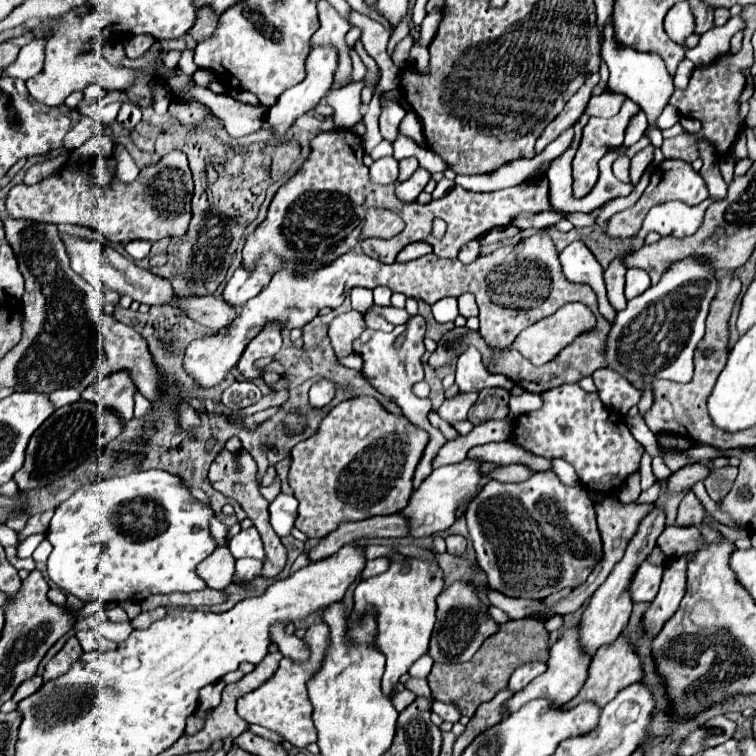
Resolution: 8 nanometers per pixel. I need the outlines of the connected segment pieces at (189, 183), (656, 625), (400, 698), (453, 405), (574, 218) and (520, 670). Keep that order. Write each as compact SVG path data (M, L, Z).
M175 149L161 157L155 165L143 167L133 183L121 183L117 177L107 187L91 183L93 159L77 161L61 167L55 175L45 177L37 185L15 185L7 195L7 211L15 219L31 219L41 223L71 223L91 227L109 243L129 243L135 239L161 241L165 237L183 237L191 221L193 177L183 151Z
M685 555L669 561L663 571L663 583L661 589L651 603L651 607L645 613L645 627L651 635L657 635L661 627L675 615L675 609L679 607L683 595L685 595L685 571L687 571L687 559Z
M405 689L403 691L397 692L392 696L392 703L395 709L400 713L406 709L416 698L416 695Z
M457 393L453 399L445 399L441 403L439 415L449 423L463 421L467 419L467 411L475 401L477 401L477 393Z
M599 208L595 211L586 214L586 213L567 213L567 219L574 225L574 227L587 227L595 224L595 219L599 214Z
M543 661L525 663L525 665L521 665L521 667L517 667L517 669L513 671L513 675L511 675L511 679L509 679L509 687L511 687L513 691L521 691L521 689L527 687L537 675L545 673L545 669L547 669L547 663L543 663Z

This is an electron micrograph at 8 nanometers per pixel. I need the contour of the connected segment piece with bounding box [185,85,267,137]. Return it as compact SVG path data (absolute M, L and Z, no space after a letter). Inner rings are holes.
M199 85L187 89L185 97L209 107L215 113L215 117L219 117L225 123L225 129L231 137L243 137L253 131L259 131L267 117L267 109L263 105L257 107L243 105L231 99L229 95L215 95L207 87L199 87Z

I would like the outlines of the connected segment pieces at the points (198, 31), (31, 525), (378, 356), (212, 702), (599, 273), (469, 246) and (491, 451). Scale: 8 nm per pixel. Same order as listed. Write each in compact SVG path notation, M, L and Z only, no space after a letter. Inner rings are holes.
M201 9L201 11L199 11L199 17L197 17L197 21L195 21L195 25L193 25L193 29L191 29L189 33L191 33L197 41L207 39L207 37L213 35L213 31L215 31L215 27L217 27L217 21L219 21L219 17L217 17L211 9Z
M45 511L45 513L33 515L33 517L27 521L25 529L19 533L19 543L21 543L23 539L27 539L29 535L35 535L35 533L47 533L47 527L49 527L51 517L53 517L53 511Z
M415 315L411 317L411 321L407 325L399 325L395 327L391 333L383 333L383 331L373 331L373 329L367 329L365 333L359 335L359 339L353 341L353 351L357 355L361 355L363 359L363 377L369 379L371 387L375 387L381 395L385 395L389 401L393 401L395 405L401 407L403 415L415 423L417 427L425 429L429 433L429 445L425 449L425 455L415 471L415 479L413 479L413 485L415 489L421 485L423 479L427 479L433 471L431 463L433 463L433 457L437 453L437 449L441 449L441 445L447 443L445 435L439 431L439 429L433 429L427 421L427 413L431 411L431 401L429 399L419 399L413 395L411 387L423 379L423 367L421 367L421 355L425 353L425 345L423 345L423 335L425 335L425 319L421 315ZM399 335L405 335L405 341L401 343L401 347L395 347L395 341Z
M219 681L219 683L211 685L211 687L203 687L203 691L201 691L201 695L199 695L199 709L201 709L201 711L207 711L207 709L217 707L217 703L221 701L221 691L223 691L223 687L225 687L223 681Z
M575 241L561 251L559 259L563 265L563 273L569 281L581 281L581 283L587 283L593 287L593 291L597 293L597 299L599 299L599 311L613 325L615 311L611 309L607 295L605 295L603 269L597 263L597 259L593 257L593 253L587 249L587 245L581 241Z
M473 240L464 245L458 255L458 259L465 264L473 262L480 256L480 243L479 240Z
M508 440L502 442L491 442L487 445L473 447L468 453L468 458L479 459L483 463L496 463L497 465L523 464L529 465L529 469L537 471L549 471L551 461L537 457L525 449L521 449L515 443L509 443Z

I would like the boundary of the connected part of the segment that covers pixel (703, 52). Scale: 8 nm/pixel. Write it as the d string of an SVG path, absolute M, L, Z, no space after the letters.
M740 15L731 17L724 26L713 27L713 31L701 35L696 47L686 49L685 57L696 66L709 65L729 50L733 35L744 28L745 21Z

